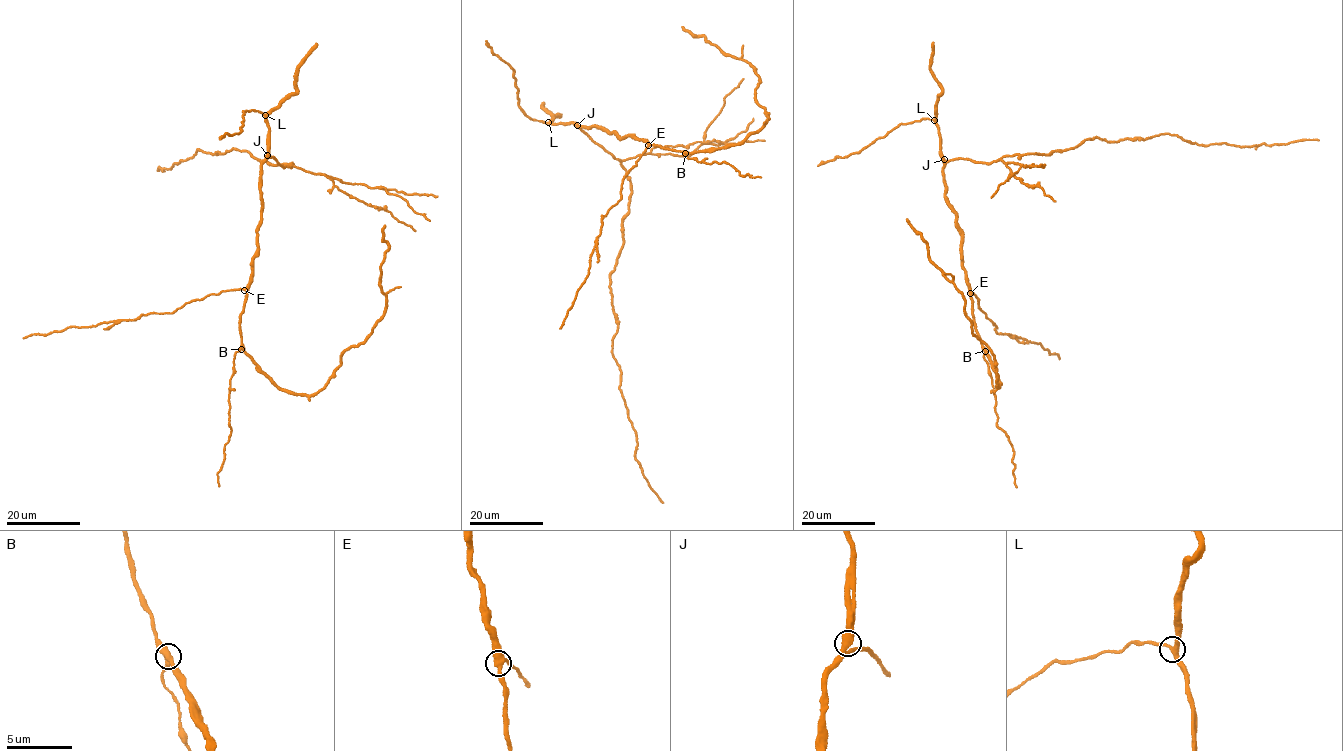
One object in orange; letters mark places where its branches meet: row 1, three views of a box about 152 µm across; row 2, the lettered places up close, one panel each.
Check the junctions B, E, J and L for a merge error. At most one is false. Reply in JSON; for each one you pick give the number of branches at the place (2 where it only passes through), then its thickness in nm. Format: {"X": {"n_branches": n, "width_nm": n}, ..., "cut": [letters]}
{"cut": []}

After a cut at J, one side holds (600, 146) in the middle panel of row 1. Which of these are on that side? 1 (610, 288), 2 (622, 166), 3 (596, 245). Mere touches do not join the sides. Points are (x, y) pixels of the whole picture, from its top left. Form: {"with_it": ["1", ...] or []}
{"with_it": ["1", "2"]}

